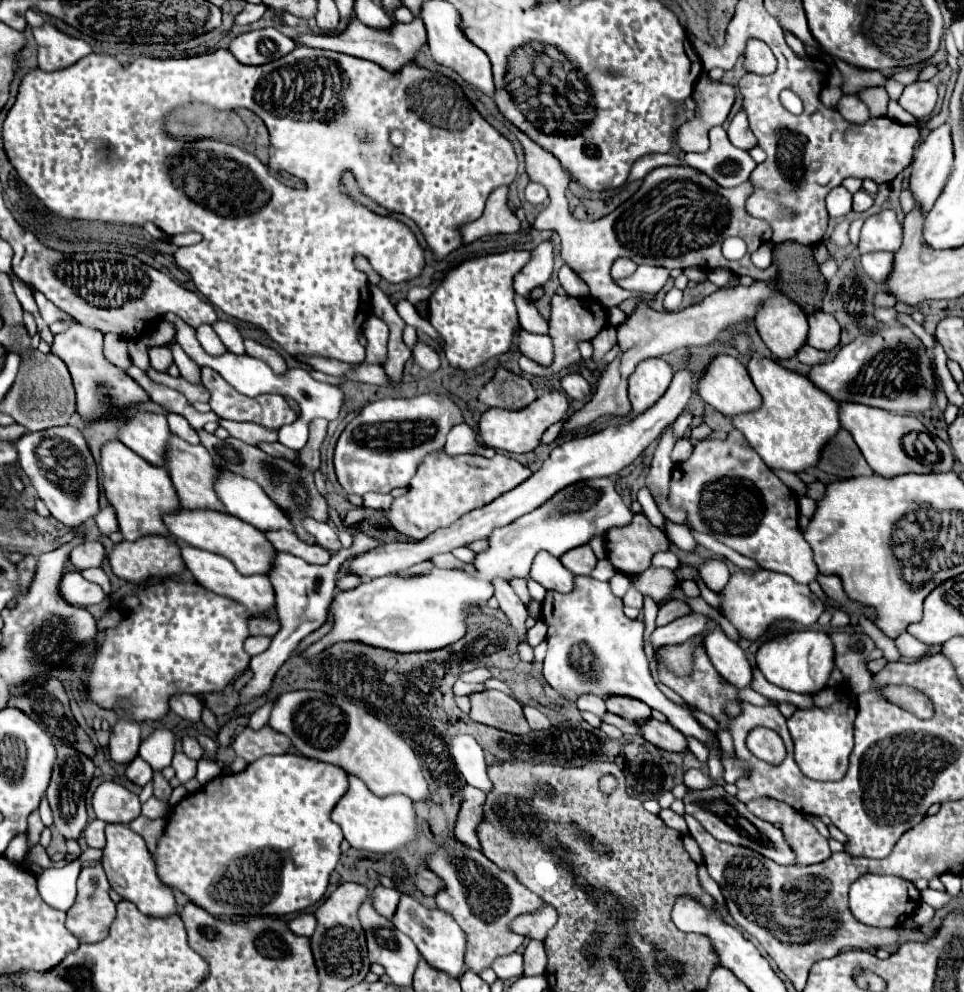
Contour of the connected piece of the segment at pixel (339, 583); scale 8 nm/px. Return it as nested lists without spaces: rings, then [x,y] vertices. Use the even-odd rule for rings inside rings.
[[[338,575],[336,577],[336,591],[352,589],[352,587],[356,587],[360,583],[362,583],[362,579],[356,579],[356,575]]]

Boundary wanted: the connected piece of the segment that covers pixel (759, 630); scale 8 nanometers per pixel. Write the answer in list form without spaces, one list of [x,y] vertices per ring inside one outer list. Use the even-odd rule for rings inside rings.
[[[760,569],[752,575],[744,575],[744,573],[732,575],[728,585],[722,589],[718,597],[722,601],[724,617],[738,629],[742,637],[752,641],[764,635],[768,627],[780,619],[790,619],[790,621],[802,623],[804,627],[814,625],[826,609],[824,601],[818,599],[808,585],[800,585],[788,575],[766,571],[766,569]]]

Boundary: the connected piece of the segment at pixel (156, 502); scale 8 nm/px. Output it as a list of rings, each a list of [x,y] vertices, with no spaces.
[[[106,441],[100,447],[102,455],[102,485],[108,503],[116,511],[120,533],[126,541],[136,541],[148,533],[162,533],[168,535],[168,529],[162,523],[164,513],[174,513],[180,509],[176,499],[176,491],[172,491],[172,483],[168,479],[168,471],[164,467],[152,465],[144,461],[140,455],[132,453],[120,441]]]

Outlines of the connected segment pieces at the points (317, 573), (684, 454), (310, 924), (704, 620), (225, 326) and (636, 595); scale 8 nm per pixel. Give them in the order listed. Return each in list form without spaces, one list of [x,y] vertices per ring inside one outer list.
[[[360,533],[354,537],[352,547],[348,549],[340,549],[336,555],[332,555],[332,559],[326,565],[310,565],[300,557],[288,555],[284,551],[274,551],[274,561],[272,561],[272,571],[268,571],[268,579],[274,587],[276,593],[276,609],[278,609],[278,619],[282,623],[282,631],[274,637],[272,645],[268,647],[268,651],[252,657],[250,661],[250,669],[254,671],[252,681],[240,691],[240,699],[238,705],[246,705],[252,699],[258,699],[262,695],[268,693],[270,685],[272,685],[272,677],[276,675],[276,671],[282,667],[282,663],[292,655],[292,651],[296,649],[296,645],[310,635],[312,631],[320,629],[326,621],[328,615],[328,607],[334,599],[334,577],[338,573],[338,569],[342,567],[342,563],[346,559],[350,559],[352,555],[360,555],[364,551],[374,549],[376,545],[380,545],[380,541]]]
[[[684,437],[684,439],[680,439],[680,441],[674,445],[672,461],[674,461],[674,463],[682,463],[682,461],[686,461],[686,459],[690,457],[690,453],[692,453],[692,443]]]
[[[300,913],[298,917],[294,917],[290,921],[290,929],[296,933],[296,935],[302,935],[302,937],[310,937],[316,929],[316,919],[312,913]]]
[[[690,613],[686,617],[680,617],[680,619],[664,625],[664,627],[656,627],[654,633],[650,635],[650,643],[654,645],[654,649],[664,647],[664,645],[684,643],[690,637],[698,635],[700,631],[704,631],[706,625],[708,625],[708,619],[710,617],[700,615],[700,613]]]
[[[216,321],[212,327],[214,327],[216,335],[222,339],[222,343],[226,345],[228,351],[238,353],[238,355],[246,353],[246,349],[244,349],[244,341],[242,341],[242,335],[238,333],[238,329],[236,329],[232,323],[228,323],[228,321]]]
[[[630,575],[628,579],[630,579],[630,589],[628,589],[626,597],[624,597],[624,605],[632,605],[632,607],[636,607],[636,609],[642,609],[642,607],[644,607],[644,597],[642,597],[640,591],[634,587],[634,581],[638,579],[638,575]]]

